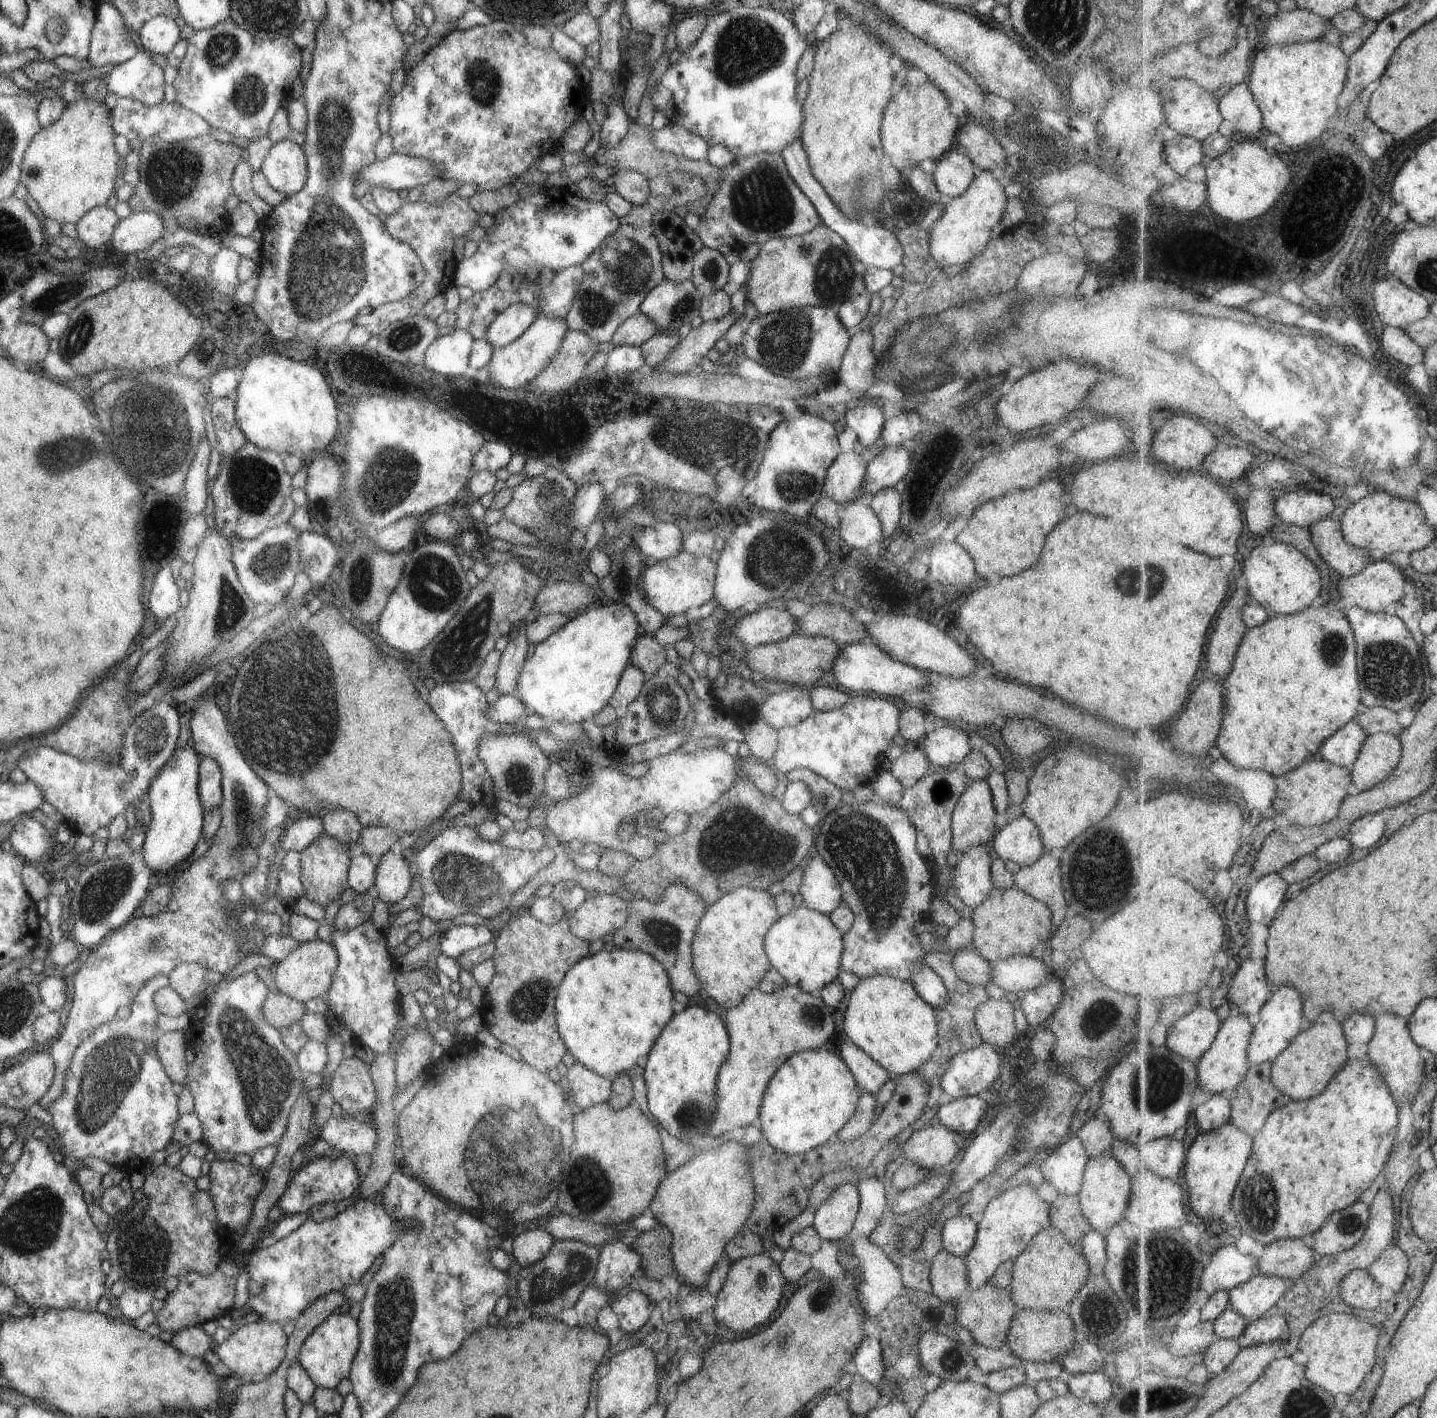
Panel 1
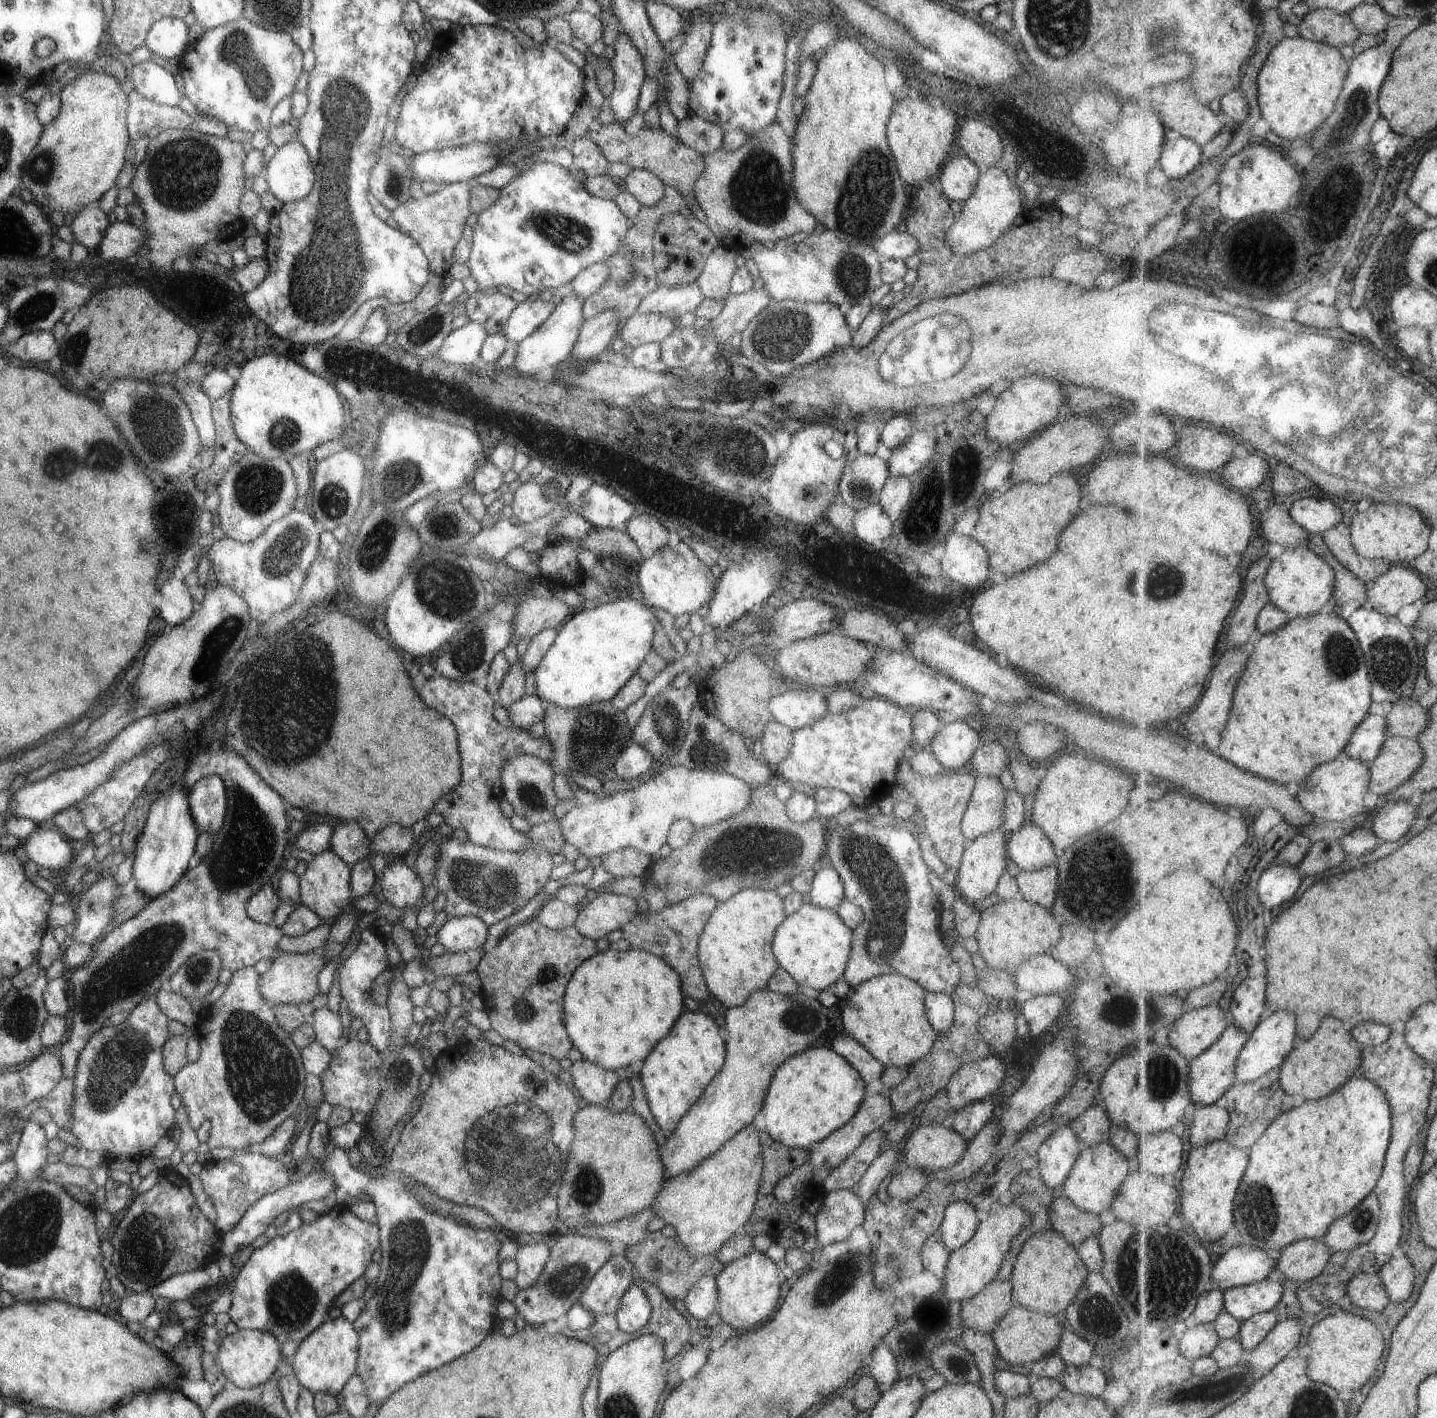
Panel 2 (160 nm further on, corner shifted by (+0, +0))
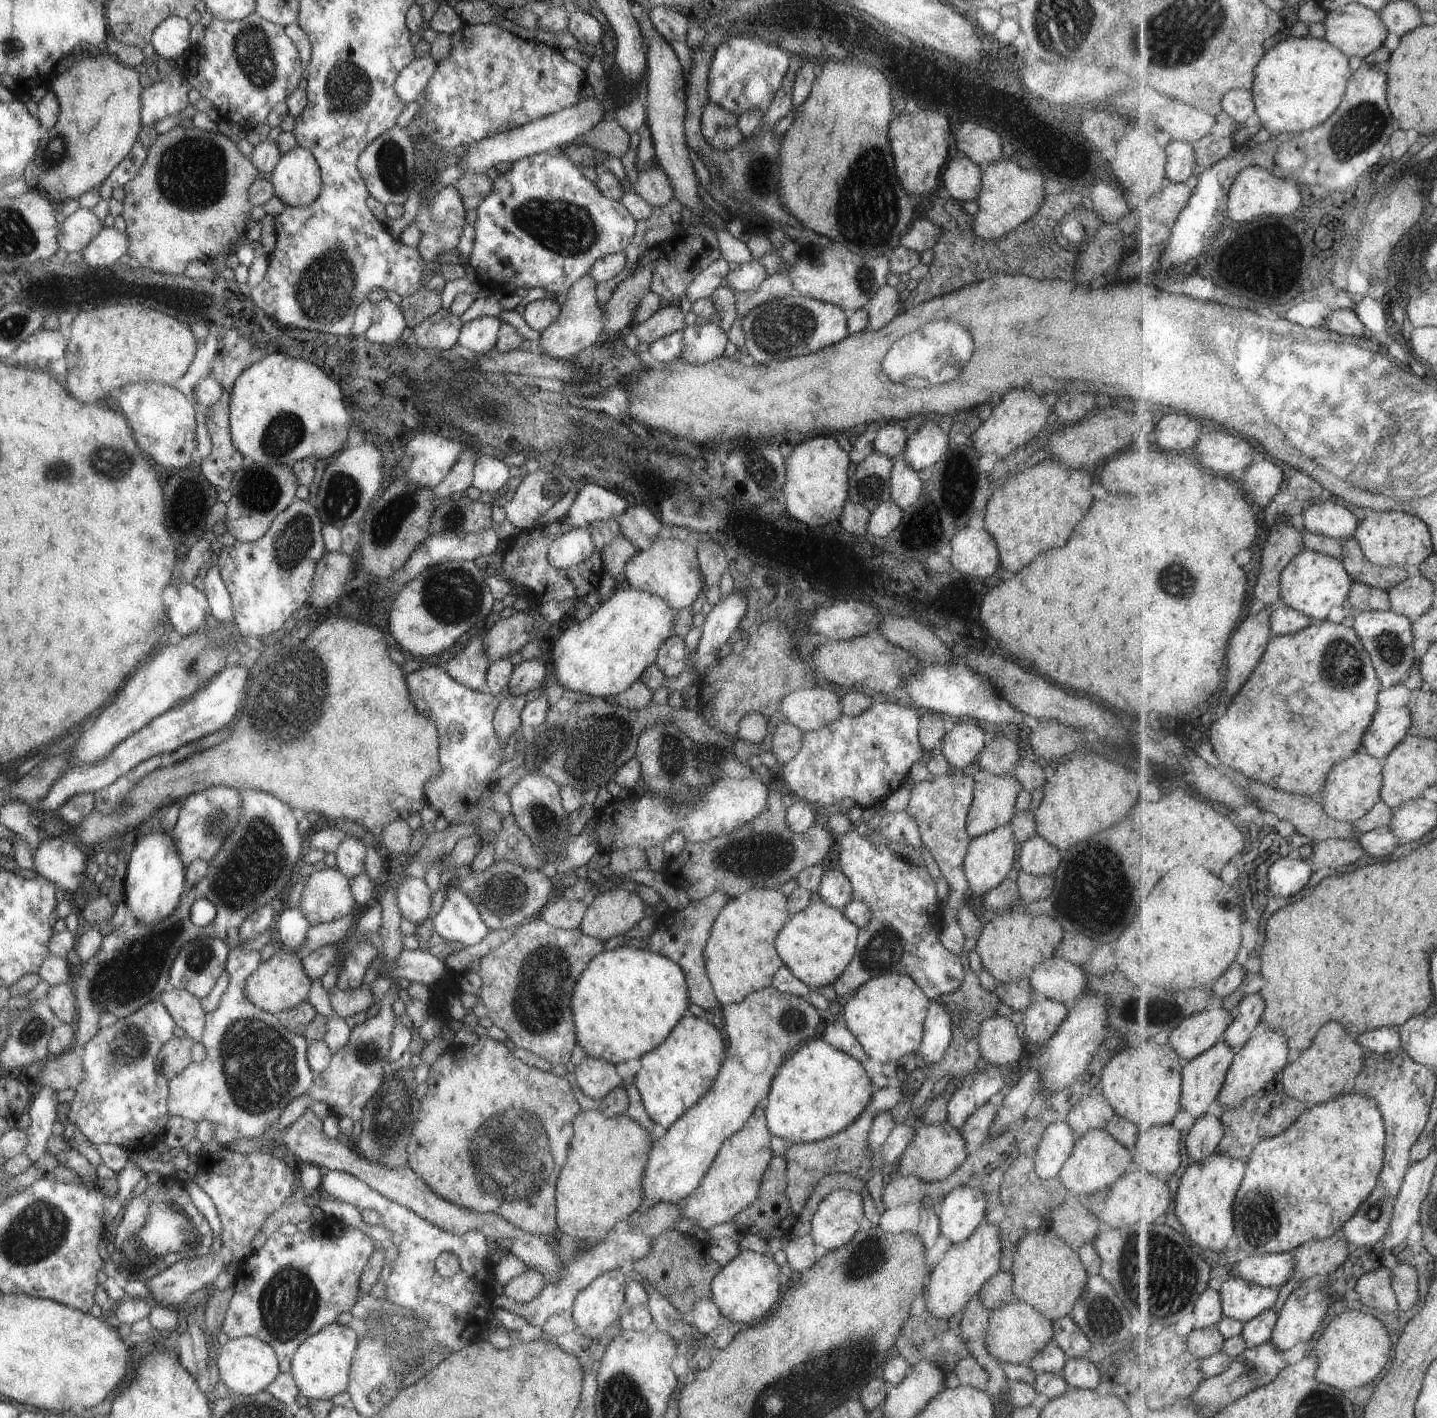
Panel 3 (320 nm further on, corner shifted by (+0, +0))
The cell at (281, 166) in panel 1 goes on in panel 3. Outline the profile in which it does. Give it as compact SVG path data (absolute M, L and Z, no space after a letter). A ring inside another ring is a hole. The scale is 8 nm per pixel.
M299 146L282 154L268 176L274 196L285 207L307 206L322 187L315 159Z

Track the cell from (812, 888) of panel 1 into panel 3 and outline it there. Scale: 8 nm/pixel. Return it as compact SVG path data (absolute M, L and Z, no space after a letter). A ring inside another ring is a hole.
M838 870L825 871L816 892L823 904L841 910L851 898L850 884Z

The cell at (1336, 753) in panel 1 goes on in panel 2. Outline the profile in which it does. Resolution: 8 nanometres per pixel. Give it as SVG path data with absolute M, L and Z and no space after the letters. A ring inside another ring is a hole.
M1369 715L1353 733L1345 752L1353 758L1371 764L1379 756L1389 737L1388 718Z

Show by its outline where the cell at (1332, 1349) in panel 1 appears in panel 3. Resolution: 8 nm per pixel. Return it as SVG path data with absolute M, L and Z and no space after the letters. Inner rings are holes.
M1349 1309L1337 1316L1320 1336L1314 1348L1320 1365L1316 1377L1323 1384L1337 1387L1349 1394L1361 1386L1371 1384L1387 1366L1389 1358L1393 1360L1393 1344L1389 1330L1378 1317Z

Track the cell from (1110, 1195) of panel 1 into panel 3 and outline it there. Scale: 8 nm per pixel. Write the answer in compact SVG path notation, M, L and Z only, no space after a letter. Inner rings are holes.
M1104 1128L1091 1129L1076 1137L1070 1155L1061 1165L1056 1177L1067 1193L1084 1197L1099 1189L1107 1188L1131 1167L1131 1162L1130 1151L1117 1142Z

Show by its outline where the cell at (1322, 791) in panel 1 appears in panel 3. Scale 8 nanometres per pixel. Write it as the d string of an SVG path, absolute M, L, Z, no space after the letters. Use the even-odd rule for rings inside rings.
M1367 750L1357 753L1353 758L1335 765L1328 774L1323 792L1326 813L1334 819L1353 823L1371 812L1375 804L1382 800L1384 762L1375 758Z

